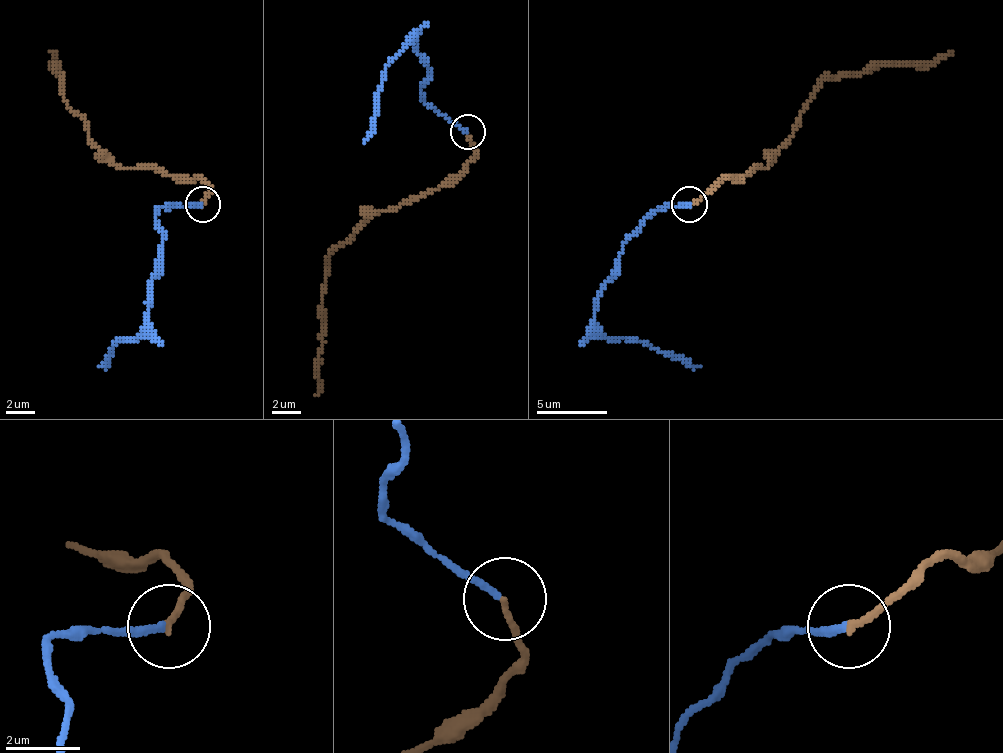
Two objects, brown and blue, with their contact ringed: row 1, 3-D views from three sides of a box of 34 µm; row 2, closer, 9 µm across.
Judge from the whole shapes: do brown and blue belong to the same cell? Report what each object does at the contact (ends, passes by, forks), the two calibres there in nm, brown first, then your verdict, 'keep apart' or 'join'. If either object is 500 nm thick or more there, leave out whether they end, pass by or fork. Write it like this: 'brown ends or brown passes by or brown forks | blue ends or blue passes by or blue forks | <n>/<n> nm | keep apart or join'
brown ends | blue ends | 160/190 nm | join

